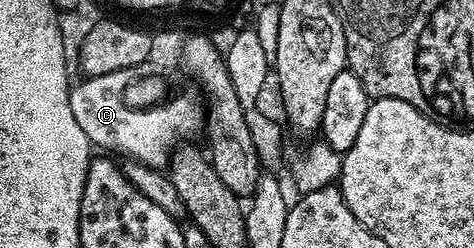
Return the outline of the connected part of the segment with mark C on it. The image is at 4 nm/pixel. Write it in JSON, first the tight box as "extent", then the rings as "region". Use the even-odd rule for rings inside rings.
{"extent":[69,69,206,170],"region":[[[120,69],[114,73],[104,73],[98,77],[86,76],[69,90],[71,112],[75,114],[75,123],[87,135],[90,146],[108,151],[110,154],[122,153],[122,158],[132,159],[151,168],[164,170],[169,164],[174,149],[182,144],[184,139],[193,139],[193,136],[202,132],[205,124],[206,106],[203,104],[202,94],[196,84],[185,81],[169,81],[157,73],[149,73],[146,77],[133,77],[130,70]]]}

